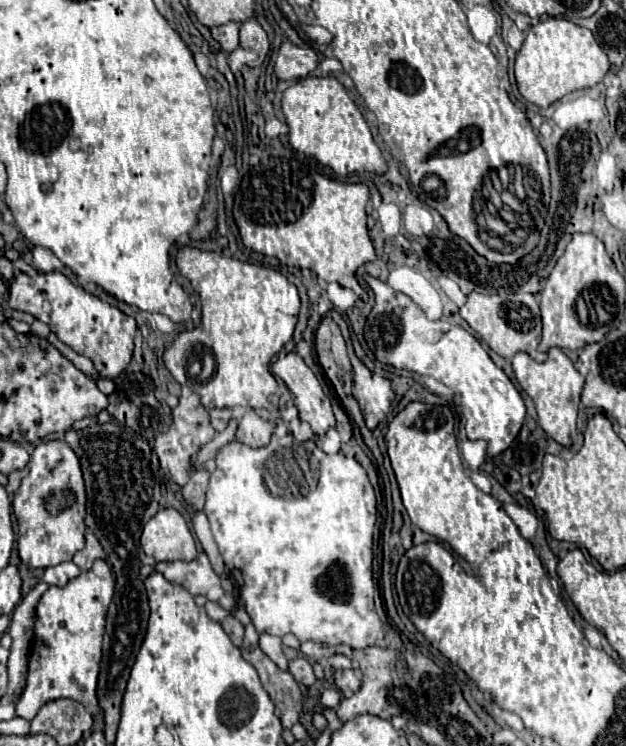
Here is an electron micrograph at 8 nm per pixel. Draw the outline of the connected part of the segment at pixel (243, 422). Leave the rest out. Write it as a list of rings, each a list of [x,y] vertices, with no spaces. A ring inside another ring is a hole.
[[[246,409],[244,417],[238,423],[236,441],[246,443],[250,447],[264,447],[270,441],[274,425],[268,421],[262,421],[254,409]]]

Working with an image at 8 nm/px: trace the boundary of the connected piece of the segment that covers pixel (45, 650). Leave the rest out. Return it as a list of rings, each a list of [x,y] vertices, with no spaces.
[[[104,559],[94,561],[92,569],[70,579],[64,587],[50,587],[36,607],[36,643],[28,659],[26,687],[16,703],[16,715],[32,719],[48,701],[68,697],[80,701],[88,713],[100,713],[96,683],[102,659],[102,637],[106,611],[114,597],[114,573]]]

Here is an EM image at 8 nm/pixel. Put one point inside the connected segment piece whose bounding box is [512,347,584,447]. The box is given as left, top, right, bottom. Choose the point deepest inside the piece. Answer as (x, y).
(555, 386)

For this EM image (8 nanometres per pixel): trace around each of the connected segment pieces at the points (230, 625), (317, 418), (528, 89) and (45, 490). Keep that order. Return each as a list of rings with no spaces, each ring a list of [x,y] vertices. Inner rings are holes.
[[[228,615],[228,617],[222,621],[222,627],[224,627],[224,631],[230,635],[232,643],[234,643],[236,647],[240,647],[242,637],[244,637],[244,625],[242,625],[238,619],[234,619],[232,615]]]
[[[280,355],[280,359],[272,365],[272,373],[286,383],[286,387],[294,395],[300,421],[310,423],[312,431],[318,437],[322,437],[330,427],[334,427],[330,399],[324,395],[316,375],[308,369],[300,355]]]
[[[548,17],[528,31],[522,49],[516,55],[514,75],[520,95],[546,109],[576,89],[598,85],[608,73],[608,67],[606,53],[602,53],[602,47],[594,41],[590,29],[578,27],[564,17]]]
[[[42,441],[30,457],[30,473],[14,495],[18,519],[18,553],[30,567],[50,567],[70,561],[84,545],[86,491],[76,453],[66,441]]]

